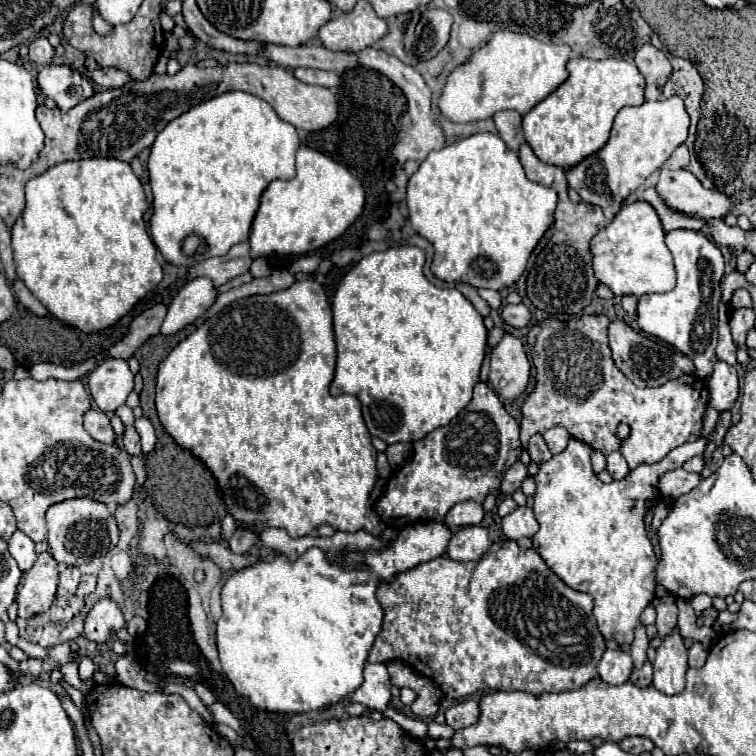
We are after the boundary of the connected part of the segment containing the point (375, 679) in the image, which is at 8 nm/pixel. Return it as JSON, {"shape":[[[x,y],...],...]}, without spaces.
{"shape":[[[367,663],[365,665],[365,681],[363,685],[349,695],[351,703],[363,703],[371,711],[379,711],[383,717],[393,719],[395,723],[401,725],[401,729],[413,737],[425,737],[427,735],[427,725],[417,719],[417,727],[409,727],[411,719],[405,715],[397,713],[395,709],[389,707],[391,701],[391,683],[389,683],[389,673],[385,665],[375,665]]]}

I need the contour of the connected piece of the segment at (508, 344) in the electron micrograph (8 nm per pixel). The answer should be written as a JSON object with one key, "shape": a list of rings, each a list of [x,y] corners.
{"shape":[[[507,333],[491,353],[491,371],[489,383],[493,391],[505,399],[517,399],[525,393],[529,385],[531,363],[525,353],[523,341]]]}

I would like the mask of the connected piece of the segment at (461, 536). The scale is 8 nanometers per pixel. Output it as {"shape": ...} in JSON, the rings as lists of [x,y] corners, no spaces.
{"shape":[[[481,525],[475,527],[461,527],[449,539],[447,557],[453,561],[477,561],[487,551],[487,529]]]}

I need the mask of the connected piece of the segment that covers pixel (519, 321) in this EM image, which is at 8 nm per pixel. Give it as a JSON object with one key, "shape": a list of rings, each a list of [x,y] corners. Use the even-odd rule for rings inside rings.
{"shape":[[[519,303],[519,305],[505,305],[501,317],[503,317],[505,323],[509,323],[511,327],[521,329],[521,327],[527,327],[527,325],[529,325],[529,321],[531,321],[531,311],[529,311],[529,307],[525,307],[523,303]]]}

